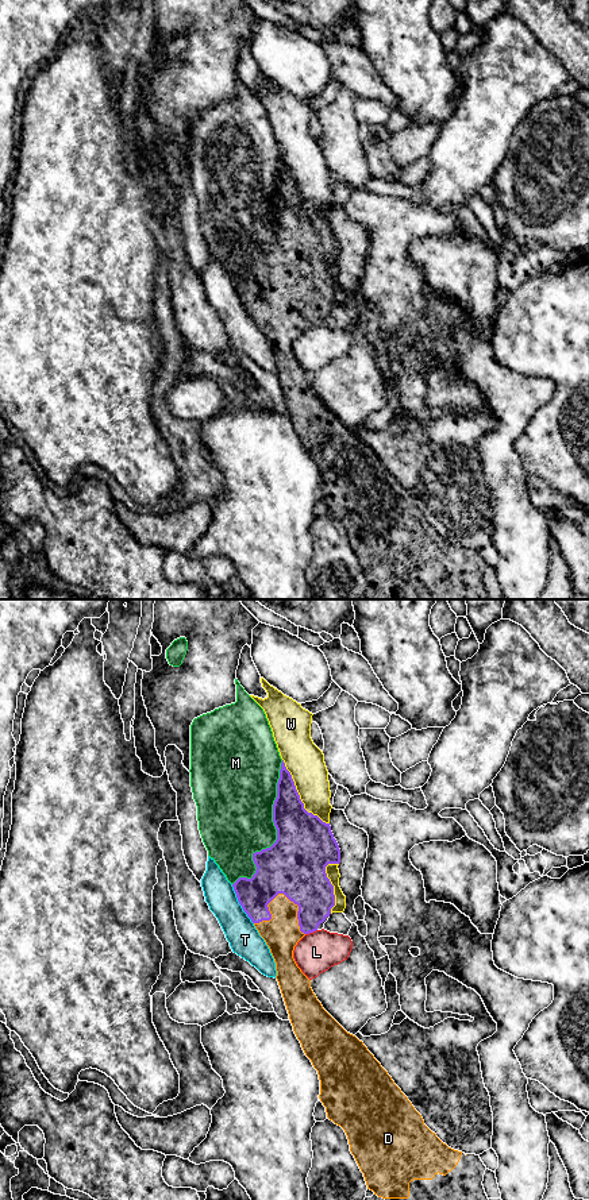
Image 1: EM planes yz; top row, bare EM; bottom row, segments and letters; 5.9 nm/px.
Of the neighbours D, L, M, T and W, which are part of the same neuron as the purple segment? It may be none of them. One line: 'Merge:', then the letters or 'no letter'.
Merge: D

